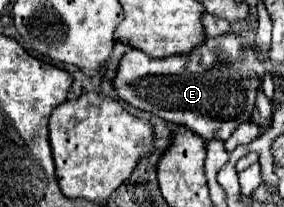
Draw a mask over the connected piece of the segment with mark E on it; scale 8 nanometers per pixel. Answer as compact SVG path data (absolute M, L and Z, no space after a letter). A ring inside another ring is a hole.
M245 36L209 38L205 48L197 48L189 58L153 60L141 50L129 50L121 56L113 88L117 98L133 108L151 112L167 122L187 126L197 136L211 140L227 140L241 124L251 118L255 108L255 92L265 74Z

